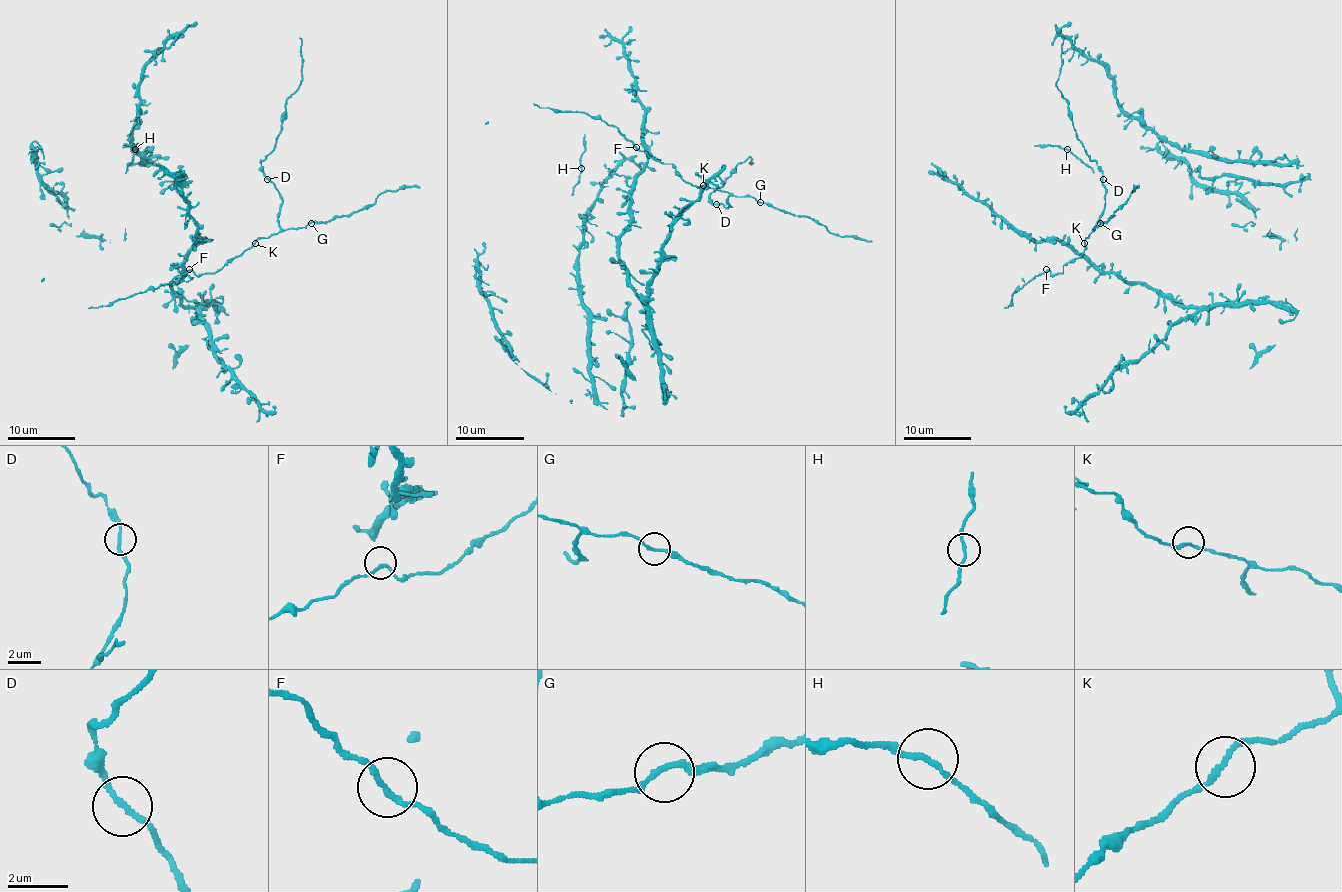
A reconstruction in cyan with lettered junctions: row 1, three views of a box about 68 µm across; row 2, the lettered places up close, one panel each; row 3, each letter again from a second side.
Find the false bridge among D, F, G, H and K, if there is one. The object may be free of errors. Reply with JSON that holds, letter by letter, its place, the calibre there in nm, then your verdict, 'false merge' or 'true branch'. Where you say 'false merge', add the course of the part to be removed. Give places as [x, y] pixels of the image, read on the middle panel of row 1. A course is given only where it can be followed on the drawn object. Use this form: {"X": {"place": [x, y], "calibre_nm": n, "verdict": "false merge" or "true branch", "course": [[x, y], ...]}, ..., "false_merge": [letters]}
{"D": {"place": [716, 204], "calibre_nm": 170, "verdict": "true branch"}, "F": {"place": [636, 147], "calibre_nm": 190, "verdict": "true branch"}, "G": {"place": [760, 202], "calibre_nm": 170, "verdict": "true branch"}, "H": {"place": [581, 168], "calibre_nm": 170, "verdict": "true branch"}, "K": {"place": [703, 185], "calibre_nm": 170, "verdict": "true branch"}, "false_merge": []}

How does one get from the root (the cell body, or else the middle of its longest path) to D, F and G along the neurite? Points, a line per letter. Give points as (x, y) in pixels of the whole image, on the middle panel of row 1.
D: (703, 187), (724, 190), (729, 195), (728, 202), (731, 207), (716, 204)
F: (703, 187), (684, 181), (671, 164), (655, 161), (636, 147)
G: (703, 187), (724, 190), (738, 197), (752, 197), (760, 202)

